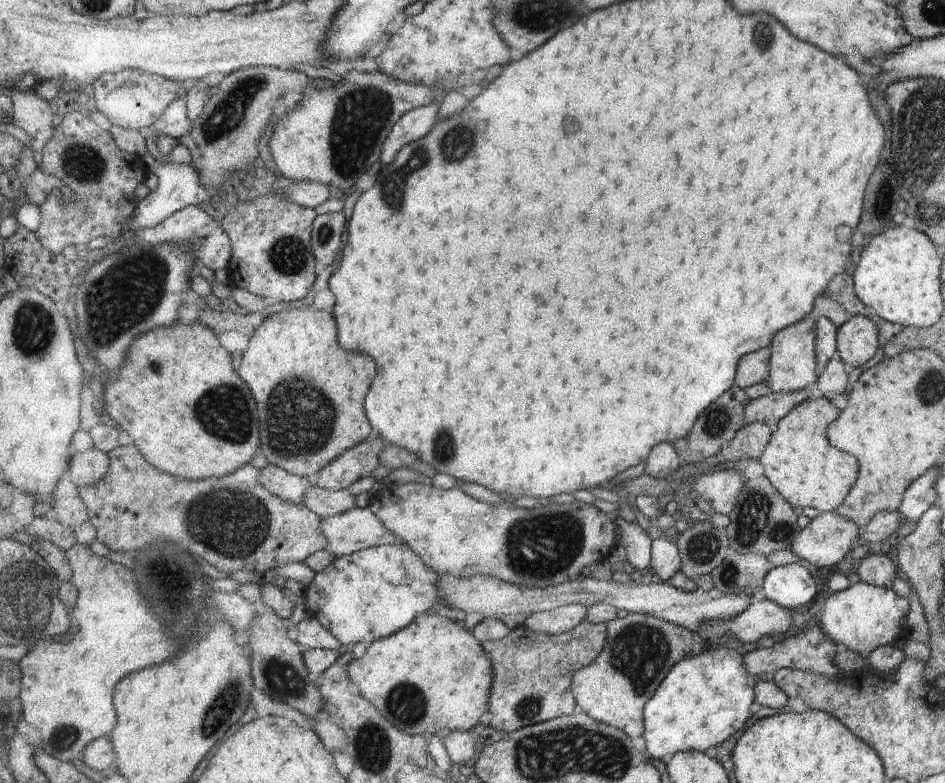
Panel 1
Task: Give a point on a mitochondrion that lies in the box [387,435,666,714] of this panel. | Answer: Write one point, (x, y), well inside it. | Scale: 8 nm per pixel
(539, 548)

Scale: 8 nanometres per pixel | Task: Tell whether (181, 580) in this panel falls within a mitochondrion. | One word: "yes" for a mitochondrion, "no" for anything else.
yes

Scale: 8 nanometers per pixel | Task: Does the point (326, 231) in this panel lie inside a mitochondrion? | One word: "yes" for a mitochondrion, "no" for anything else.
yes

